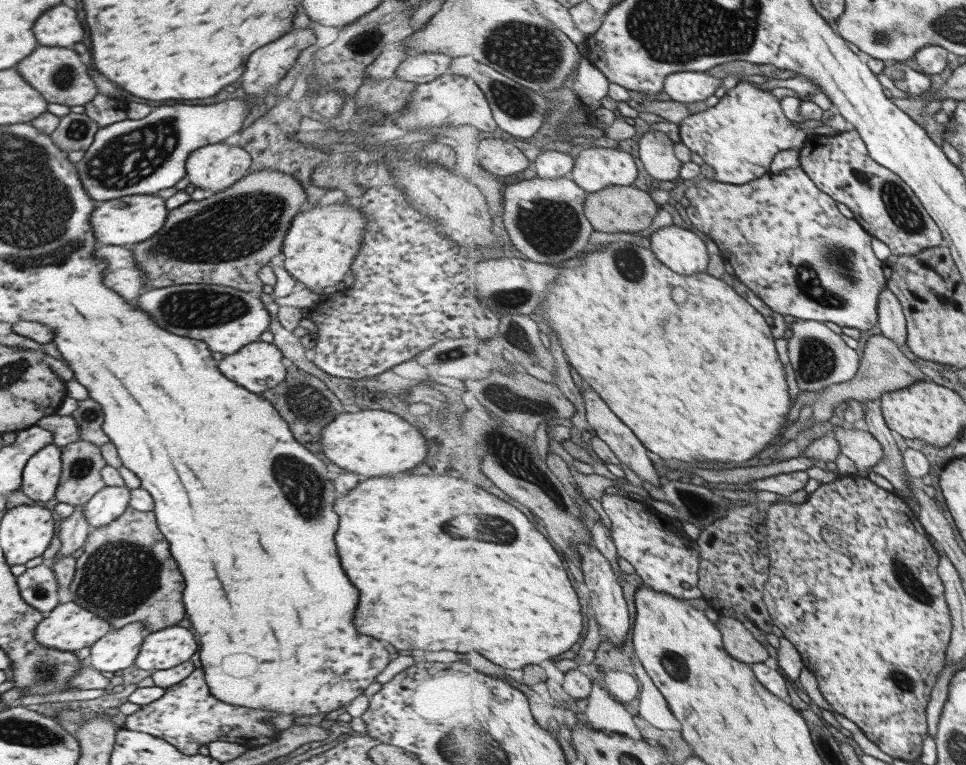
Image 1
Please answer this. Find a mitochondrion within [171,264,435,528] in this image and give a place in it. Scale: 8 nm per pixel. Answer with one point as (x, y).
(302, 481)

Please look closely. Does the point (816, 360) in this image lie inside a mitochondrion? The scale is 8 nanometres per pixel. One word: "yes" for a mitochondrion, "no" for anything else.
yes

